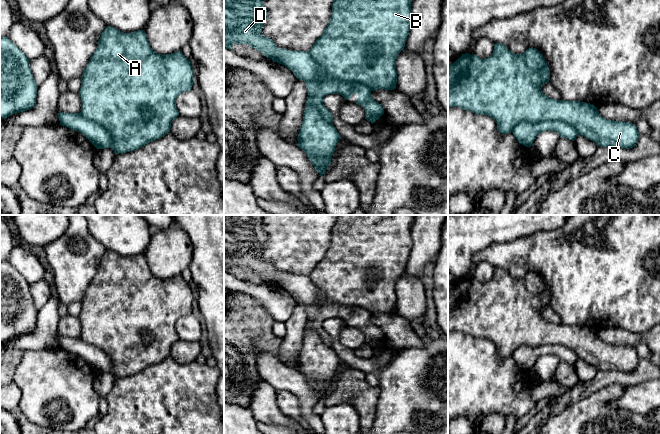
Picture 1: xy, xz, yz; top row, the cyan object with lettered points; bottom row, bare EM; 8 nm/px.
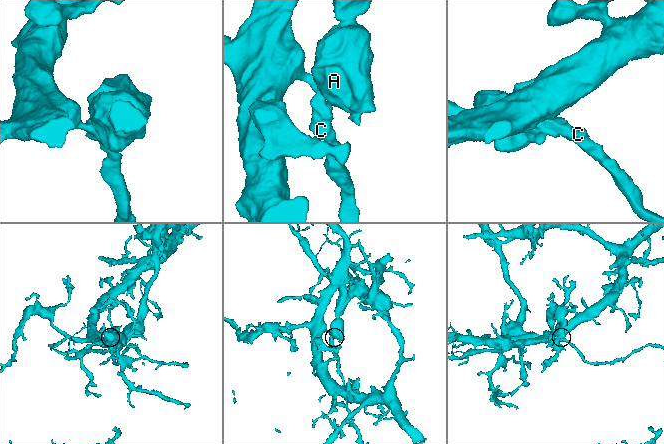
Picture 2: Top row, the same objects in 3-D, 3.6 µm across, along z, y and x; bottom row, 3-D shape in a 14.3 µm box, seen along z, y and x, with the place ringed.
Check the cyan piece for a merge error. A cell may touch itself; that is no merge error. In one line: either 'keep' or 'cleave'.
cleave

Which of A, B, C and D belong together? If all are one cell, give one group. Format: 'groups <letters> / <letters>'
groups A B C / D

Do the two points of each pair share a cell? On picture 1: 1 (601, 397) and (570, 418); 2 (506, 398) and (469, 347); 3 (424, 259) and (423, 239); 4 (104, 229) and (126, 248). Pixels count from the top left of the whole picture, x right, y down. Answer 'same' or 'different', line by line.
1: same
2: same
3: same
4: same

